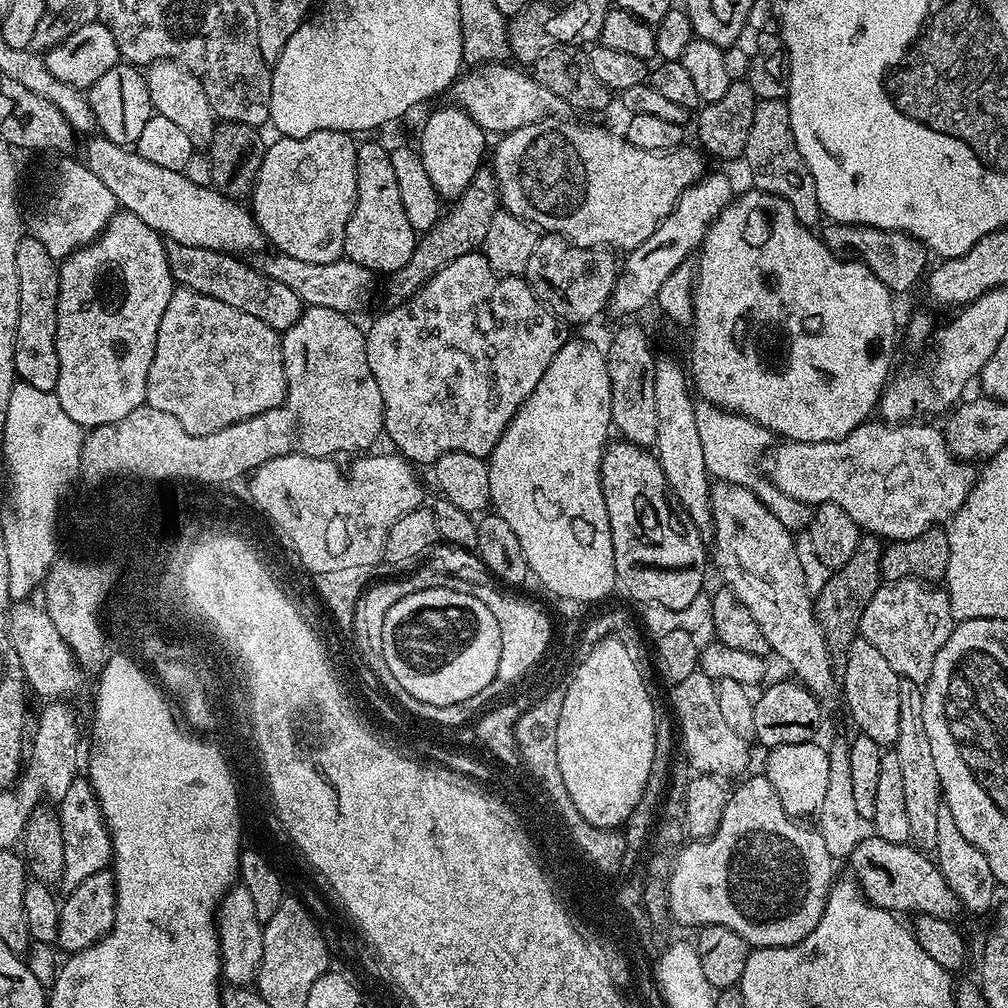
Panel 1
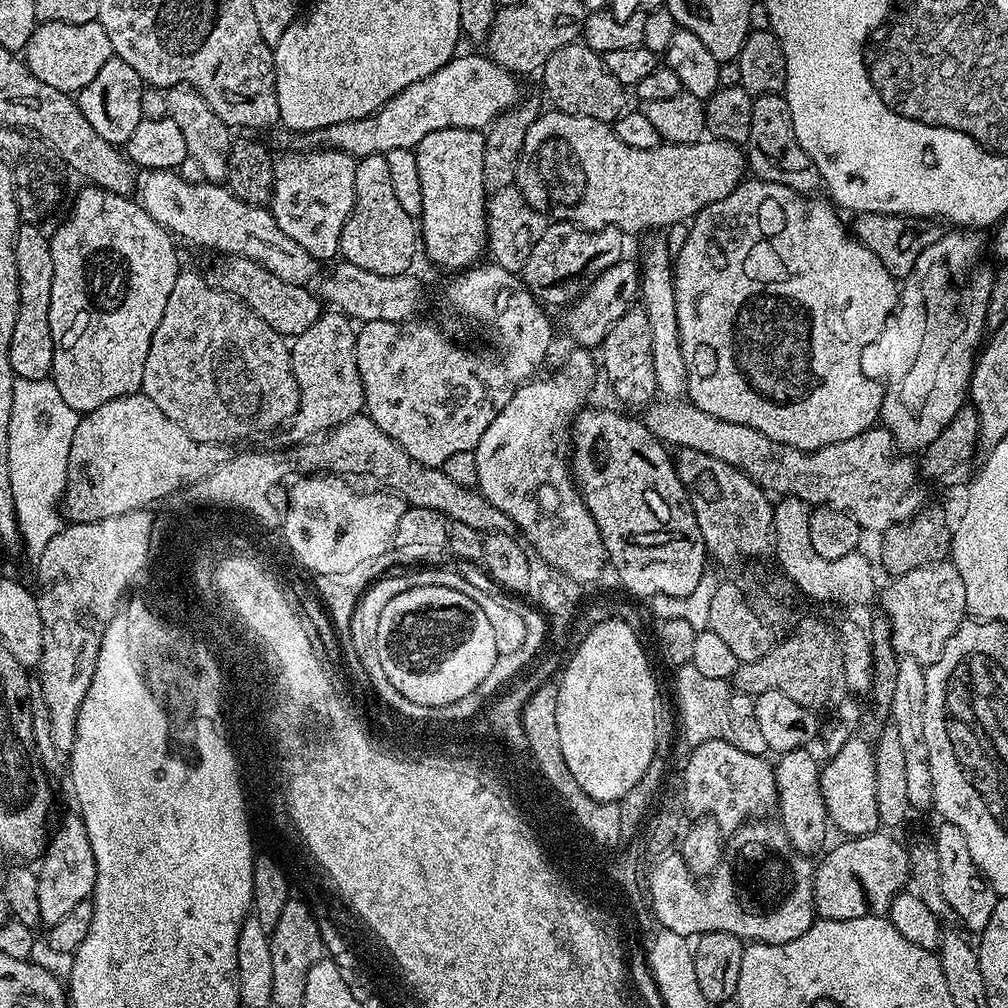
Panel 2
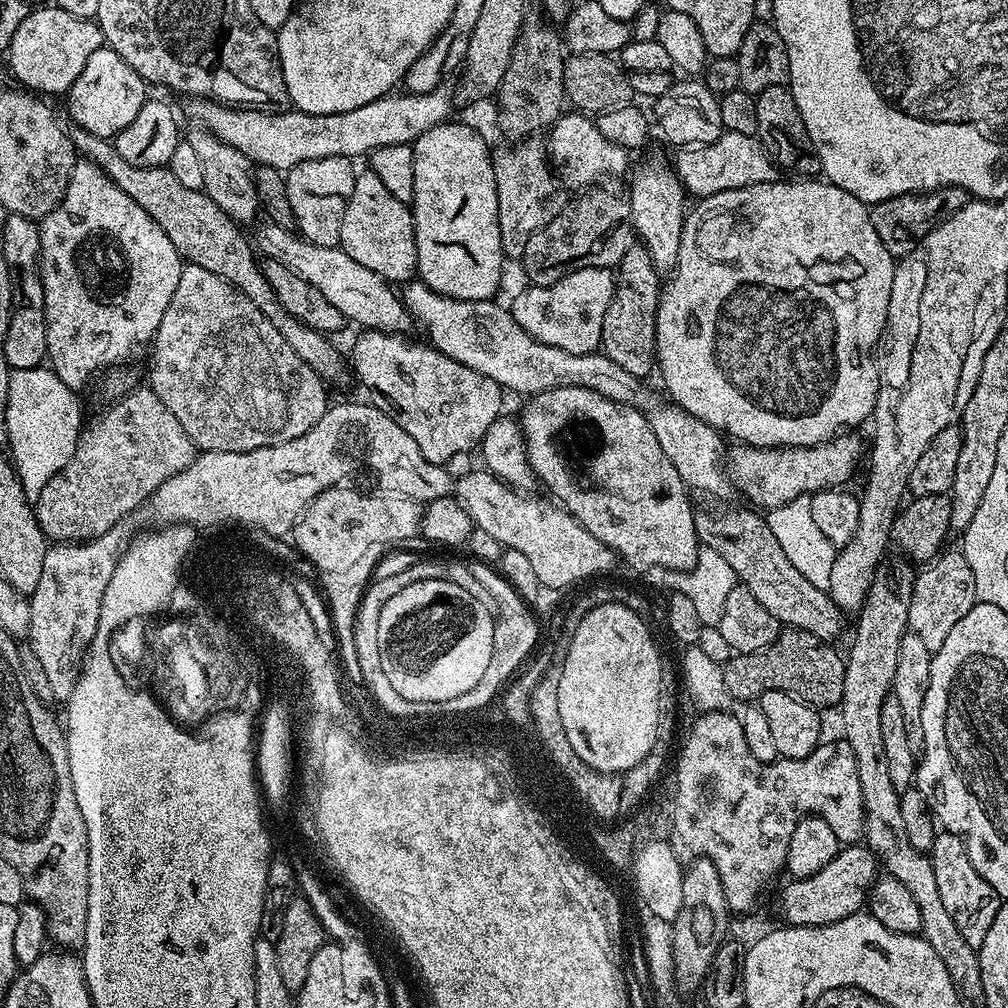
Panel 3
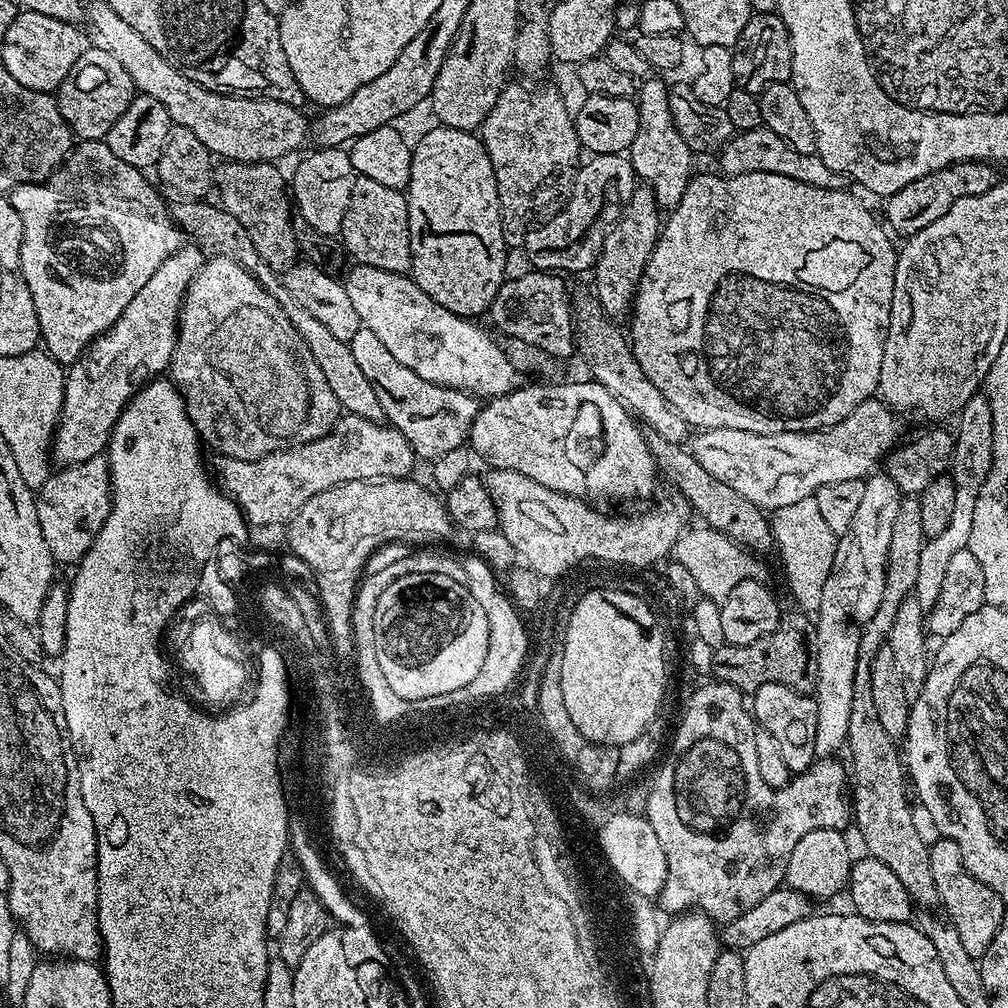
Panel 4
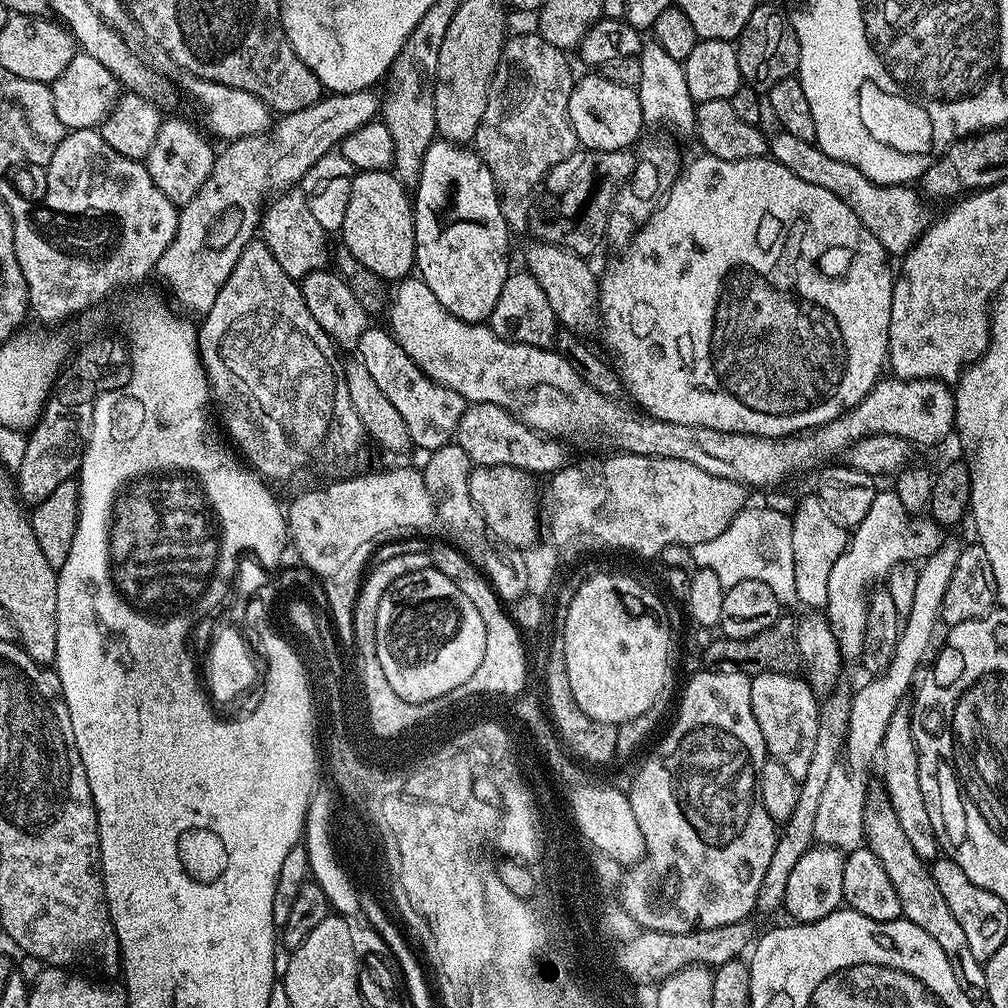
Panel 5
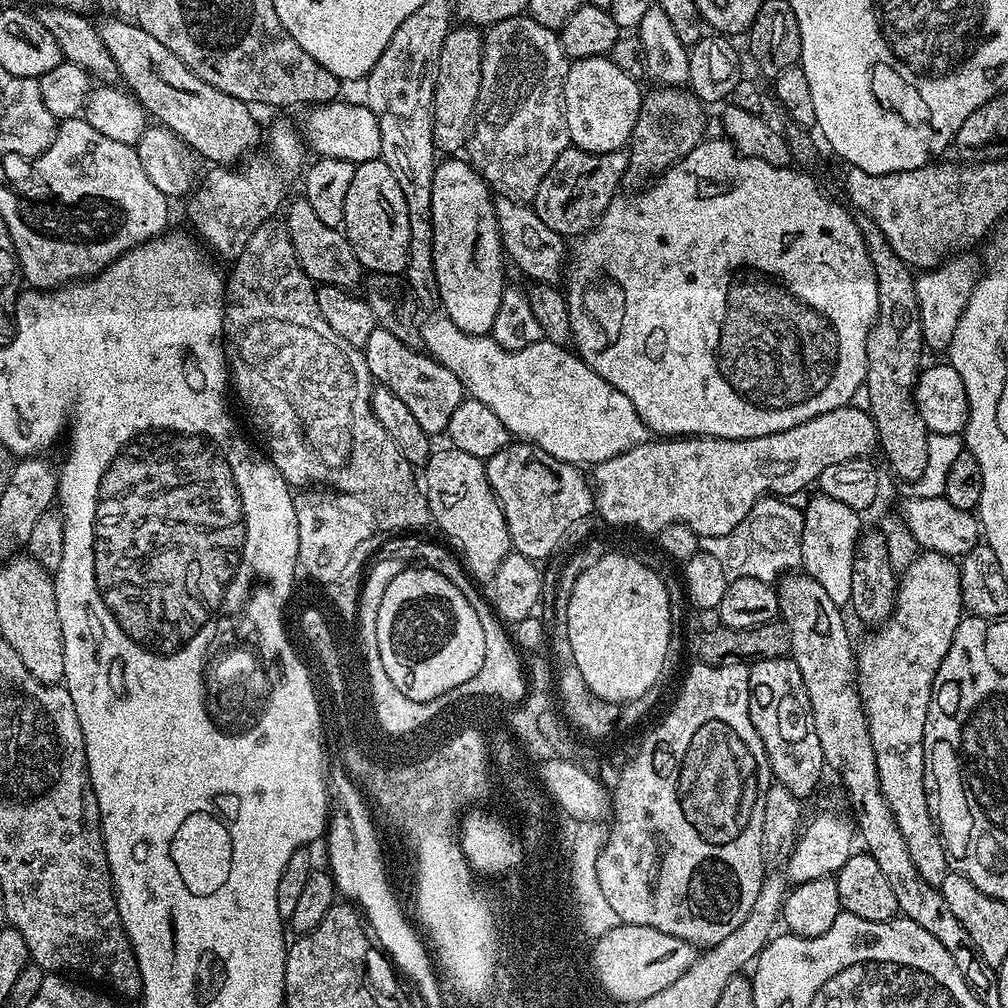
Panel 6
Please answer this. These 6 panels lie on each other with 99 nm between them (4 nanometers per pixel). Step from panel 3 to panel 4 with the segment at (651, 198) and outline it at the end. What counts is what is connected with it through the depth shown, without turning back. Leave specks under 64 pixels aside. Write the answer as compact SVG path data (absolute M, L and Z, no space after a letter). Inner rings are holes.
M654 76L645 79L639 85L636 95L639 110L638 134L628 151L629 160L635 168L637 177L650 185L656 203L664 210L676 208L694 172L692 169L694 153L674 126L673 115L670 114L668 89L667 83L664 84Z

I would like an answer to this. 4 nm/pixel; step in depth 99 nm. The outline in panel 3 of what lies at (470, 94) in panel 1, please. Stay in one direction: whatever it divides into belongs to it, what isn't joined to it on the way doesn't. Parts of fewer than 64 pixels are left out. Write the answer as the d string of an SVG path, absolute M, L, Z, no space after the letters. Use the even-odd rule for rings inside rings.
M443 87L436 88L426 94L389 94L370 102L366 106L358 106L358 110L346 110L342 114L306 114L295 110L261 110L256 106L225 106L211 98L192 98L187 101L188 112L197 125L203 126L217 136L222 142L234 146L234 150L247 156L253 165L265 164L271 168L287 170L302 162L310 162L327 156L367 157L382 146L394 144L411 144L426 130L445 123L452 112L452 100L444 93Z

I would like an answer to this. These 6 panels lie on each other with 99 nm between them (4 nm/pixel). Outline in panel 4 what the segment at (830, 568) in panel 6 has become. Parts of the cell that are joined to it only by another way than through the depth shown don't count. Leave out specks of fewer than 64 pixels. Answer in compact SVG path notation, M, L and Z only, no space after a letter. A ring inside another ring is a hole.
M815 496L775 509L771 513L770 523L774 548L780 551L780 564L784 567L788 588L796 599L795 607L808 614L819 613L822 586L826 586L830 566L834 566L838 534L830 530L830 525L823 520Z

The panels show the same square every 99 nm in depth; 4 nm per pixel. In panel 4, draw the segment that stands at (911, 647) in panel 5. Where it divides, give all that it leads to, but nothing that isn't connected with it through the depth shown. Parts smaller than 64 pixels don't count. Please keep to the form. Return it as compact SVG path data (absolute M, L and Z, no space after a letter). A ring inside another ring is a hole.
M977 394L971 396L962 406L954 423L954 443L952 446L952 462L950 475L954 482L954 510L950 513L950 523L942 534L925 539L918 565L918 582L914 599L922 602L926 610L931 610L934 602L938 602L938 594L942 594L942 582L946 579L946 570L958 550L968 547L970 530L974 530L974 506L978 494L982 494L982 486L990 474L990 466L994 462L994 414L990 410L987 396Z

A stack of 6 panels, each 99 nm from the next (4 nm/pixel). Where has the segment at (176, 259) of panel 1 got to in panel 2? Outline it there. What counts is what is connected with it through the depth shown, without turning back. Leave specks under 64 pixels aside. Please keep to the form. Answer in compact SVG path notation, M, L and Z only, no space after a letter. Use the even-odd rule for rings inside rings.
M241 256L221 260L224 261L206 272L208 283L213 284L215 288L223 288L231 296L236 296L250 310L254 310L254 314L258 314L258 318L262 318L266 326L273 328L280 336L298 337L306 330L310 330L314 322L318 322L322 311L322 301L313 289L311 292L311 287L286 282L270 270L266 270L258 262Z

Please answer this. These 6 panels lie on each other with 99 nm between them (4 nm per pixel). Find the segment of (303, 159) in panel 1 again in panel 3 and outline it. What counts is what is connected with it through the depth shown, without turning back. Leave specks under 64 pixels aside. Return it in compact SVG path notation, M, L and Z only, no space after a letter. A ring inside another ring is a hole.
M327 156L287 169L286 194L290 198L290 210L294 210L296 228L305 240L327 248L337 247L342 234L342 214L354 194L357 169L347 156Z

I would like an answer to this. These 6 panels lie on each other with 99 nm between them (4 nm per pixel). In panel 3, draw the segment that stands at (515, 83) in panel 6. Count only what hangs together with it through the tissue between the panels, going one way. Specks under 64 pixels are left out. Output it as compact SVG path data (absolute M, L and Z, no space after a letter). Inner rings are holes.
M529 138L513 143L512 148L495 149L492 157L494 182L498 190L498 230L502 238L502 250L505 257L523 257L526 242L543 224L550 219L548 199L558 189L558 180L554 175L548 158L548 150L543 139Z

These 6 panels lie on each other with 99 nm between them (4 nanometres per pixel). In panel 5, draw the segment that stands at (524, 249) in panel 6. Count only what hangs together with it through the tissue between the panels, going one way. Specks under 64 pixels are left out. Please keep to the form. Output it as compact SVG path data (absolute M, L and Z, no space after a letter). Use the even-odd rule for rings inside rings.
M532 242L525 254L526 271L535 278L538 286L546 293L550 301L550 310L554 310L557 325L581 338L589 338L601 331L600 326L600 285L597 273L592 273L589 261L575 252L560 248L557 244Z

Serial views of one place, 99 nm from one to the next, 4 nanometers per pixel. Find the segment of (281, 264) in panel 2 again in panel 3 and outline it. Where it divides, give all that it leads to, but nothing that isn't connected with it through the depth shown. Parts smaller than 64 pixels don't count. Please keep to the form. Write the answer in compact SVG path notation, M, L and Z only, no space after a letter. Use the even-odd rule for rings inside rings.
M271 222L257 223L254 244L261 257L282 262L290 270L294 270L300 278L306 278L326 299L344 315L345 321L361 324L364 330L379 330L393 334L407 333L410 317L403 299L397 289L387 280L383 280L374 270L366 270L366 266L358 266L350 254L337 246L327 248L310 243L301 238L293 229L283 228Z

